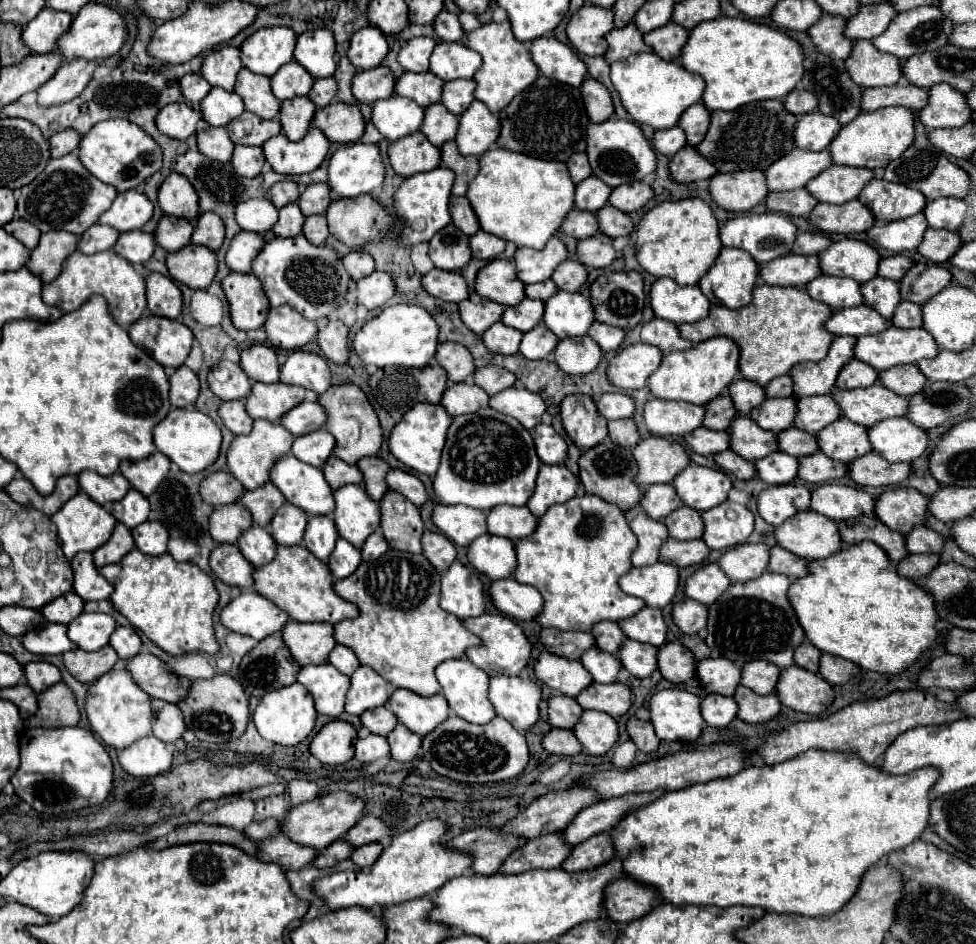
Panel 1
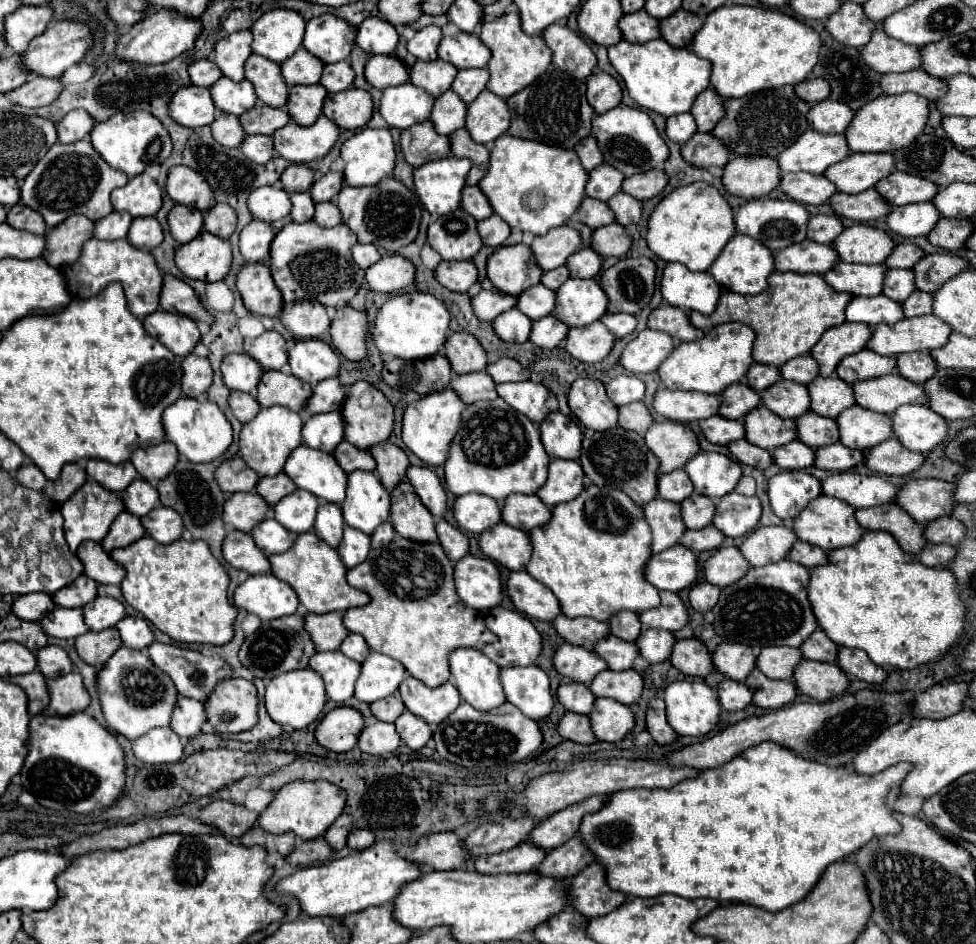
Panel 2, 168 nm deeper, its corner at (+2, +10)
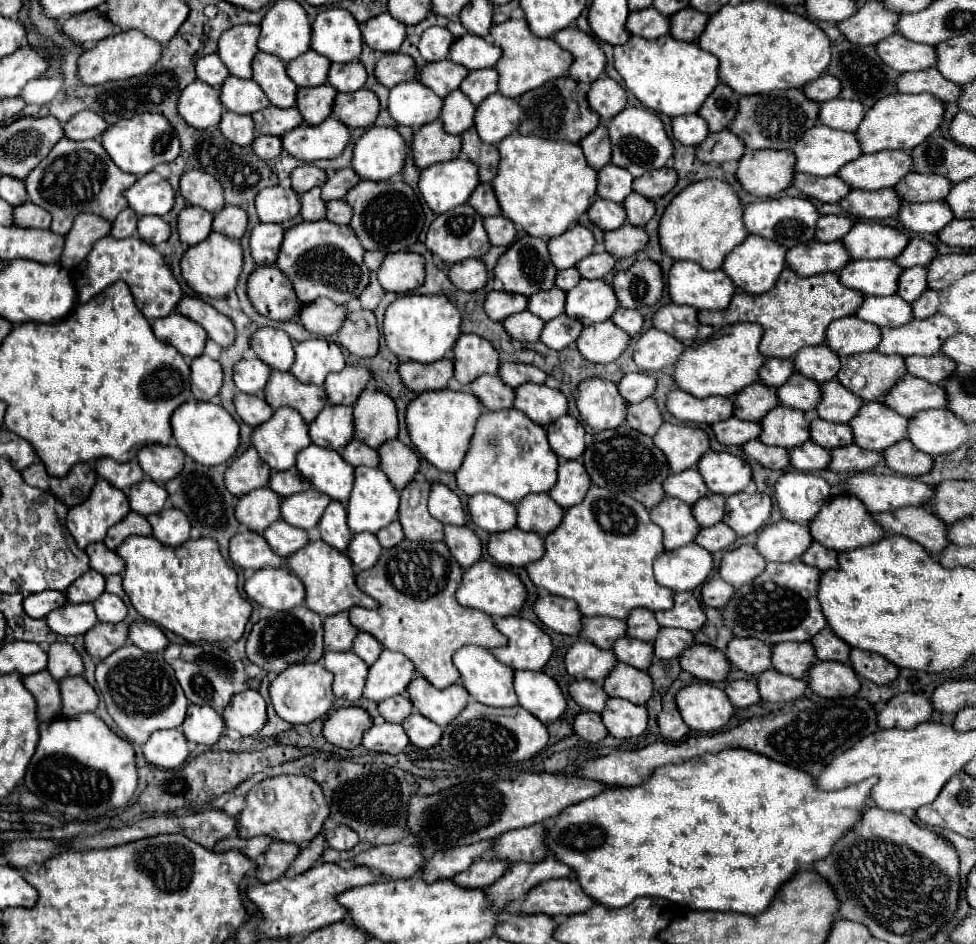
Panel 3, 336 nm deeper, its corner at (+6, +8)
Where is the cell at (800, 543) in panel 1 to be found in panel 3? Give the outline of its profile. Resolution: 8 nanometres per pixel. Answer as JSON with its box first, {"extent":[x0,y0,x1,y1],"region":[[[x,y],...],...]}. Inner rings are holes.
{"extent":[809,496,885,552],"region":[[[833,496],[833,498],[829,498],[825,502],[825,506],[821,506],[817,516],[809,522],[809,530],[811,530],[811,536],[815,542],[819,542],[831,550],[837,550],[837,552],[861,548],[861,546],[873,544],[885,536],[881,526],[877,526],[877,522],[873,522],[871,512],[867,512],[865,506],[855,496]]]}

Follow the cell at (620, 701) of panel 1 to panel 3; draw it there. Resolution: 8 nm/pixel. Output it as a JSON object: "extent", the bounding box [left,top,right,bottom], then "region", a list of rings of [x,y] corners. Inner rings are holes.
{"extent":[603,662,653,704],"region":[[[619,662],[603,680],[603,690],[611,698],[623,698],[633,704],[645,704],[653,694],[653,684],[647,672]]]}

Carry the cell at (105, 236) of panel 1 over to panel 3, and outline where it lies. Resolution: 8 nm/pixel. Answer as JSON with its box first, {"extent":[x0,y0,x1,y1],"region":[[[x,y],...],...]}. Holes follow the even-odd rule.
{"extent":[109,208,137,238],"region":[[[125,208],[111,222],[109,236],[113,236],[113,238],[129,238],[129,236],[135,236],[135,232],[137,232],[137,214],[133,214],[133,210]]]}

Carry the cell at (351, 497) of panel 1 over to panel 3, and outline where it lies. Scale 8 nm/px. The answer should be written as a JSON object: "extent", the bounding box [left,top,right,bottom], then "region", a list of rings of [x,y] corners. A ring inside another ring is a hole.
{"extent":[347,466,399,532],"region":[[[357,466],[355,468],[355,484],[351,490],[351,498],[347,502],[347,526],[355,532],[377,532],[391,524],[397,518],[397,506],[399,506],[399,492],[393,490],[389,484],[389,478],[379,468],[367,468]]]}

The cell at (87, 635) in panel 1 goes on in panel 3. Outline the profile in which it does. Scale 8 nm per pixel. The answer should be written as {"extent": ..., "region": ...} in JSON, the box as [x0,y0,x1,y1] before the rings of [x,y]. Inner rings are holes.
{"extent":[93,592,127,624],"region":[[[103,592],[95,602],[93,602],[95,614],[99,622],[107,622],[107,624],[117,624],[127,616],[127,606],[123,604],[123,600],[115,594]]]}

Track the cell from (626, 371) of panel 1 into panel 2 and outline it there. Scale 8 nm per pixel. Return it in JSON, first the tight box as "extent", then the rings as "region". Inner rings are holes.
{"extent":[621,328,675,374],"region":[[[645,328],[643,332],[633,338],[623,354],[621,354],[621,364],[625,366],[627,372],[631,374],[647,374],[655,370],[639,370],[639,368],[659,368],[661,362],[673,352],[675,340],[659,330]]]}

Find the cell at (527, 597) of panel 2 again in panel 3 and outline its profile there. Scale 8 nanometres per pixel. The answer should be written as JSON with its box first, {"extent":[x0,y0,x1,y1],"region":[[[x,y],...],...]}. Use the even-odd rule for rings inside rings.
{"extent":[533,594,581,636],"region":[[[553,594],[537,596],[533,604],[533,612],[537,618],[559,634],[575,636],[581,630],[581,614],[577,614],[577,606],[567,598],[557,598]]]}

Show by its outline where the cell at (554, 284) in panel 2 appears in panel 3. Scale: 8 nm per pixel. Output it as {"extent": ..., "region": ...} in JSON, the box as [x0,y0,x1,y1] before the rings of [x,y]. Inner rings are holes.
{"extent":[555,268,581,292],"region":[[[577,268],[559,270],[559,272],[557,272],[557,278],[555,278],[555,286],[567,292],[567,290],[571,290],[571,288],[573,288],[573,286],[575,286],[579,280],[581,280],[581,276],[579,276]]]}

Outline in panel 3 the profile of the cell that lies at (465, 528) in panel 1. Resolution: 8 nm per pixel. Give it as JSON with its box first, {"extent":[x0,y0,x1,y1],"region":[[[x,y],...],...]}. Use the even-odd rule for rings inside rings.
{"extent":[467,494,517,532],"region":[[[475,494],[467,502],[469,520],[487,530],[487,532],[501,532],[511,530],[517,522],[515,504],[509,504],[493,494]]]}

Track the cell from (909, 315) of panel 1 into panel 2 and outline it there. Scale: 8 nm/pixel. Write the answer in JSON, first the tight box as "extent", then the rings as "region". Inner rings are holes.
{"extent":[903,290,933,318],"region":[[[915,290],[915,292],[903,302],[903,310],[905,310],[905,316],[907,316],[907,318],[931,314],[931,310],[933,310],[933,294]]]}

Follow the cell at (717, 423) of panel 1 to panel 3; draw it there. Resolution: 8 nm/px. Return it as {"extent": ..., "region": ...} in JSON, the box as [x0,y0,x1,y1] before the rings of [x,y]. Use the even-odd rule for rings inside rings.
{"extent":[733,382,779,422],"region":[[[753,382],[745,390],[741,390],[733,396],[733,416],[739,420],[759,422],[777,404],[779,402],[775,398],[773,388],[769,388],[761,382]]]}

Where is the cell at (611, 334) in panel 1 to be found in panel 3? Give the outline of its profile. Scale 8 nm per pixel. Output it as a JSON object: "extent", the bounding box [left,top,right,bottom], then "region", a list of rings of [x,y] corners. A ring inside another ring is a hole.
{"extent":[611,308,643,336],"region":[[[617,308],[617,312],[611,316],[611,320],[625,330],[629,336],[639,334],[641,326],[643,326],[643,316],[639,310],[625,310],[625,308]]]}

